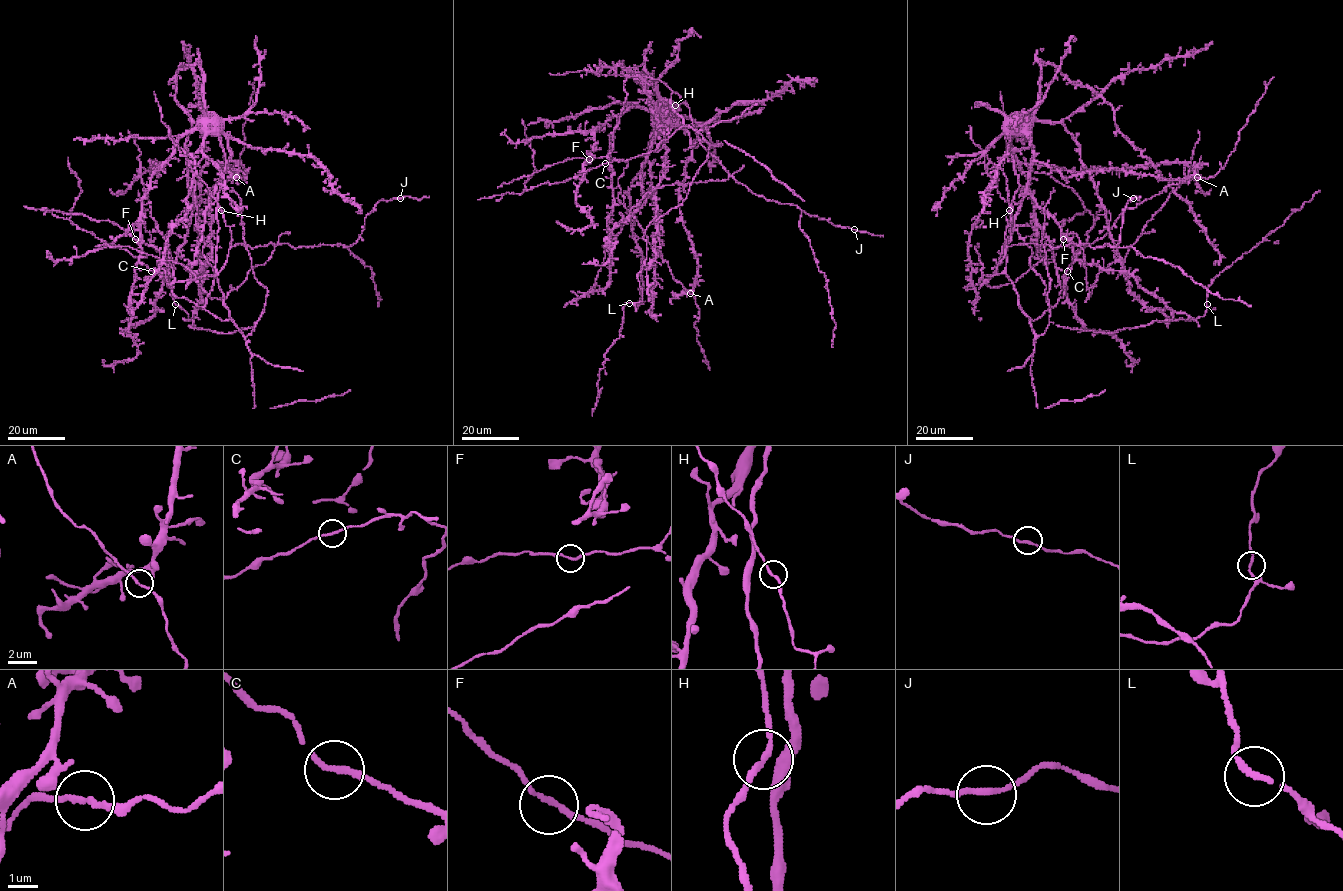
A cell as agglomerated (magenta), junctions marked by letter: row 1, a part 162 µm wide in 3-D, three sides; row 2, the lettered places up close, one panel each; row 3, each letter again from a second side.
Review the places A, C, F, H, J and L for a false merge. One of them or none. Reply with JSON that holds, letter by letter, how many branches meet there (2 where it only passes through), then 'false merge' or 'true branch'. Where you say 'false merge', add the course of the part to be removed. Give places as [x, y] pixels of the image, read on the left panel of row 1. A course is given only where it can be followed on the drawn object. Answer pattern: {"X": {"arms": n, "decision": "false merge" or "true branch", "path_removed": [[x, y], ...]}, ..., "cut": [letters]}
{"A": {"arms": 2, "decision": "true branch"}, "C": {"arms": 2, "decision": "true branch"}, "F": {"arms": 2, "decision": "true branch"}, "H": {"arms": 2, "decision": "true branch"}, "J": {"arms": 2, "decision": "true branch"}, "L": {"arms": 2, "decision": "true branch"}, "cut": []}

